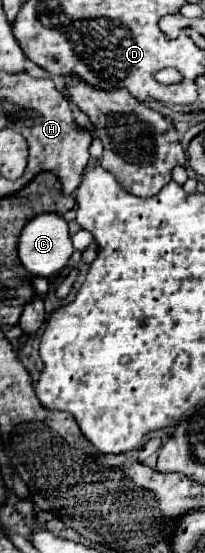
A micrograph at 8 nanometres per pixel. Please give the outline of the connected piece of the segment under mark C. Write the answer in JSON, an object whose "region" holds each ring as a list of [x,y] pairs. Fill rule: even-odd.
{"region":[[[41,213],[25,225],[25,231],[19,239],[19,259],[21,265],[35,277],[53,277],[57,275],[71,259],[73,245],[67,231],[67,221],[55,213]]]}

